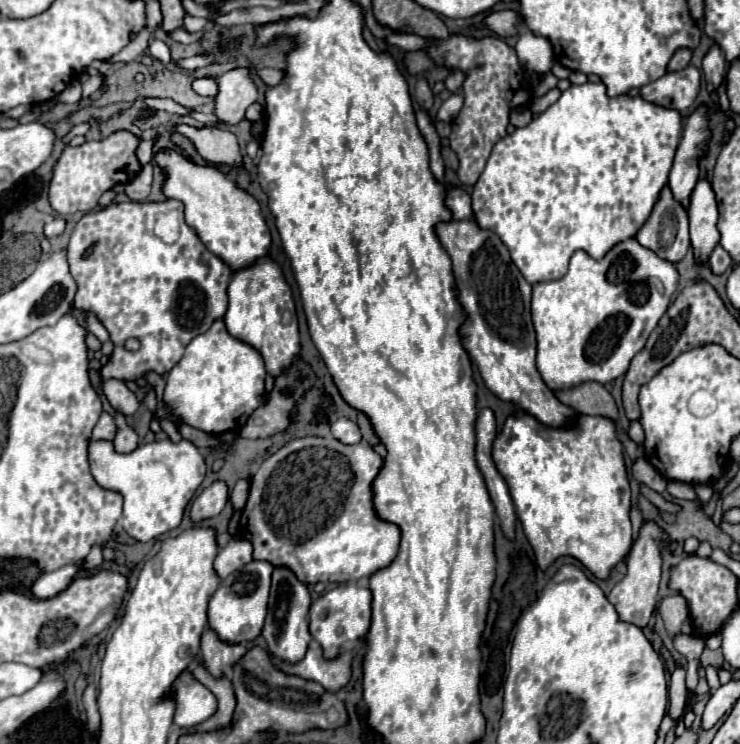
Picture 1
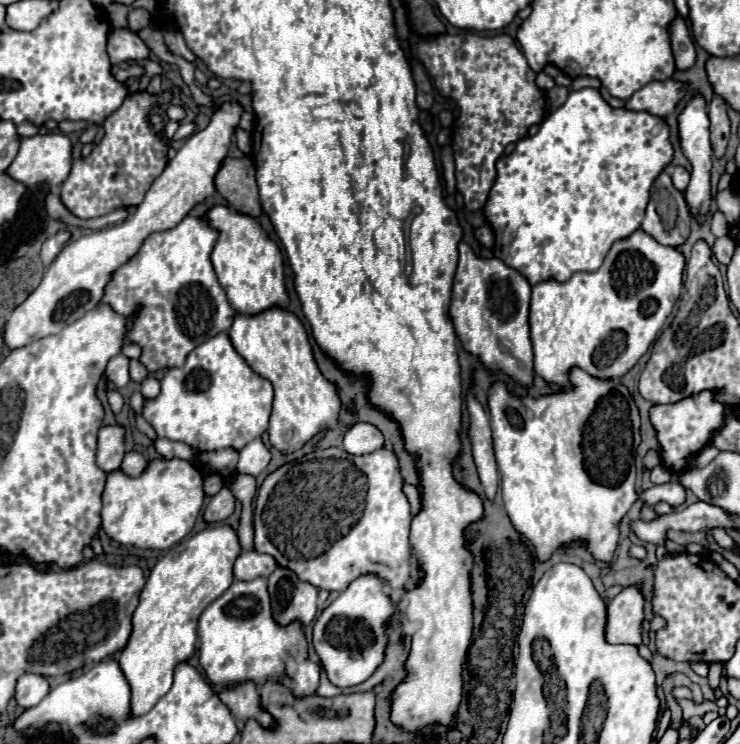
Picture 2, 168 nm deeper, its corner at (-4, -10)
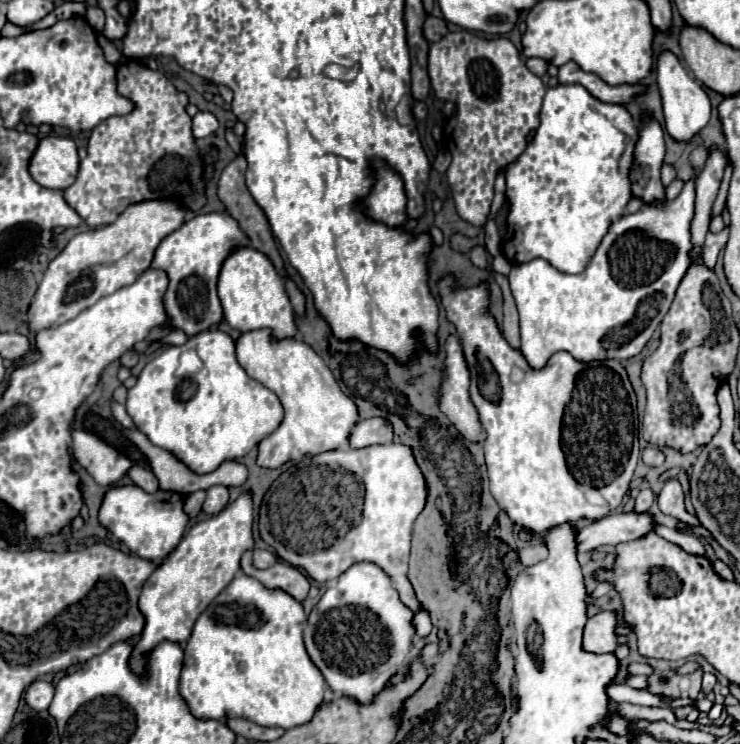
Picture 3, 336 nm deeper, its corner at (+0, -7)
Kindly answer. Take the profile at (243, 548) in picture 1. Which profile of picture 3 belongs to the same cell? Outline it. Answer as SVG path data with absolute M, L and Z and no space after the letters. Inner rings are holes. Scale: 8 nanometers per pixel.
M254 549L254 565L258 569L268 569L270 565L276 563L276 555L266 551L266 549Z

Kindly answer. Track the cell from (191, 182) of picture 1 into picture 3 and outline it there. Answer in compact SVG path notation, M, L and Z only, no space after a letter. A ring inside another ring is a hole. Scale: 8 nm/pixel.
M242 247L226 259L218 277L218 295L222 301L226 323L238 333L270 329L272 337L280 341L294 337L298 331L294 309L286 295L282 277L276 273L270 259L252 247Z

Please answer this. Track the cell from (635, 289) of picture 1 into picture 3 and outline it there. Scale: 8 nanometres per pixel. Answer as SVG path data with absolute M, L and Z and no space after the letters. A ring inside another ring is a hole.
M688 179L676 199L662 199L642 205L636 213L626 213L614 221L600 241L596 253L582 273L570 275L552 267L544 259L532 259L512 267L508 281L520 313L522 355L532 369L542 369L556 351L568 351L578 361L630 359L638 355L658 329L670 309L674 293L690 269L690 221L694 217L696 181Z

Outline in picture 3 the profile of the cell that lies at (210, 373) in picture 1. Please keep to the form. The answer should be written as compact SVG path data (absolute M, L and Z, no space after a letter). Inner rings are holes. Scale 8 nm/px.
M222 331L198 333L190 337L186 345L167 346L162 353L158 353L150 363L146 363L146 367L136 379L136 385L128 389L126 411L132 417L132 423L138 427L138 431L142 431L152 441L152 445L170 451L178 461L188 465L188 469L194 471L196 475L212 473L214 469L218 469L220 463L228 459L234 461L248 455L262 439L270 437L270 433L278 429L284 417L284 409L276 393L272 393L270 389L262 387L258 381L246 375L246 371L236 361L236 345L232 337ZM186 349L198 351L200 359L204 361L204 369L190 379L178 381L174 371L178 367L180 353Z

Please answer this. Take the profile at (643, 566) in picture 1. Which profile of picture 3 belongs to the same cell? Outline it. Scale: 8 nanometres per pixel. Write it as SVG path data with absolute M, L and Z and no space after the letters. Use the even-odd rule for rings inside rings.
M600 611L598 615L590 617L584 625L582 635L582 649L588 653L612 653L616 649L616 615L612 611Z

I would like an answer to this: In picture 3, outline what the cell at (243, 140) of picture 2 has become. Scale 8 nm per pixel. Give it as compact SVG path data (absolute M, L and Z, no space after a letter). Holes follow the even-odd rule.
M196 113L196 117L192 119L192 133L194 137L208 137L210 133L214 133L218 129L218 121L212 113Z

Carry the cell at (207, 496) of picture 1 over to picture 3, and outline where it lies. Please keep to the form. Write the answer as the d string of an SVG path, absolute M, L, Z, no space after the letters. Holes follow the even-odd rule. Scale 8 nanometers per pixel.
M216 485L216 487L210 487L206 493L208 493L208 497L206 497L204 507L202 507L204 513L216 515L216 513L220 513L228 505L228 489L226 487Z

